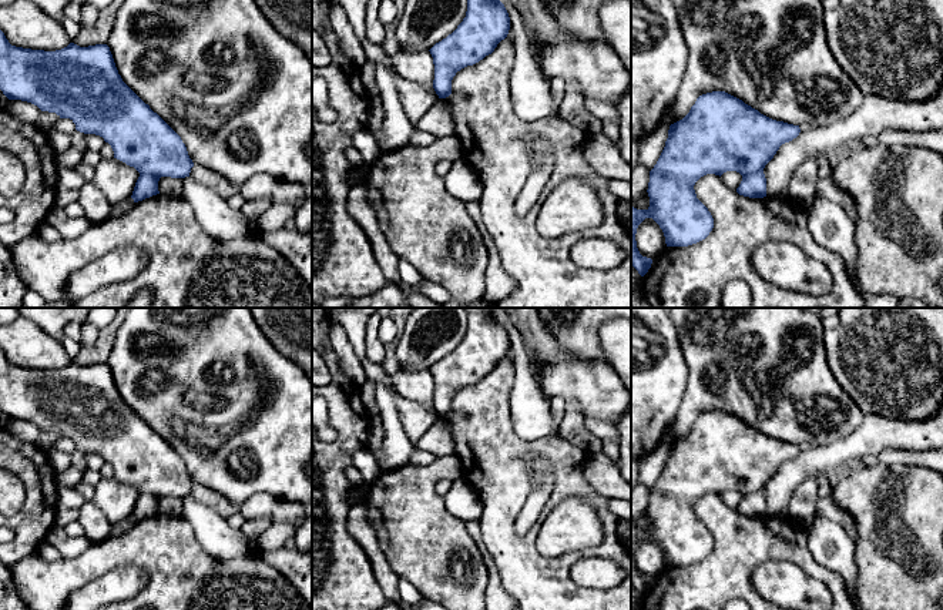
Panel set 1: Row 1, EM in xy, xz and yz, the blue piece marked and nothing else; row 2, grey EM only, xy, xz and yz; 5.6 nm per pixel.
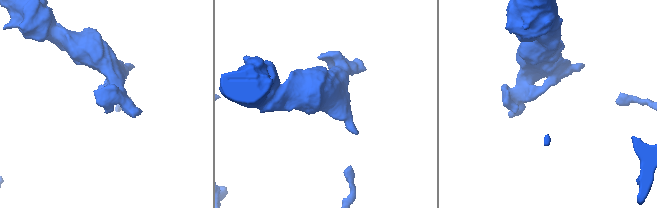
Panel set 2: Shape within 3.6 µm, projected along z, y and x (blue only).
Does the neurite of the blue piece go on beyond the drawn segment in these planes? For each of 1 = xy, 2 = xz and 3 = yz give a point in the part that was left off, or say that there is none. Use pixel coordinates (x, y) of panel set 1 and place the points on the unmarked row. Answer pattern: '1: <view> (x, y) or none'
1: none
2: none
3: none

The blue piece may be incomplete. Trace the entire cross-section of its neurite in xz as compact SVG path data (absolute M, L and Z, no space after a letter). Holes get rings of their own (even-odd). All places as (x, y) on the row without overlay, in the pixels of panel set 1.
M464 308L467 331L457 348L429 371L434 383L433 408L439 418L452 413L452 399L457 391L491 373L510 349L504 324L491 308Z

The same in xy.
M0 349L0 409L9 419L27 420L41 430L70 438L80 452L103 456L111 465L114 477L140 492L131 515L134 522L160 513L158 500L161 496L185 497L189 496L194 486L181 456L123 400L107 363L80 366L70 362L56 371L31 369L11 365Z

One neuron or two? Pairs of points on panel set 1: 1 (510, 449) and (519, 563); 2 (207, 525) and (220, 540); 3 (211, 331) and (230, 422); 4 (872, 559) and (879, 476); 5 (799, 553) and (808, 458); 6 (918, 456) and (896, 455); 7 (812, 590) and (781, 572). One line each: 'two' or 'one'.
1: one
2: one
3: one
4: one
5: two
6: one
7: one

